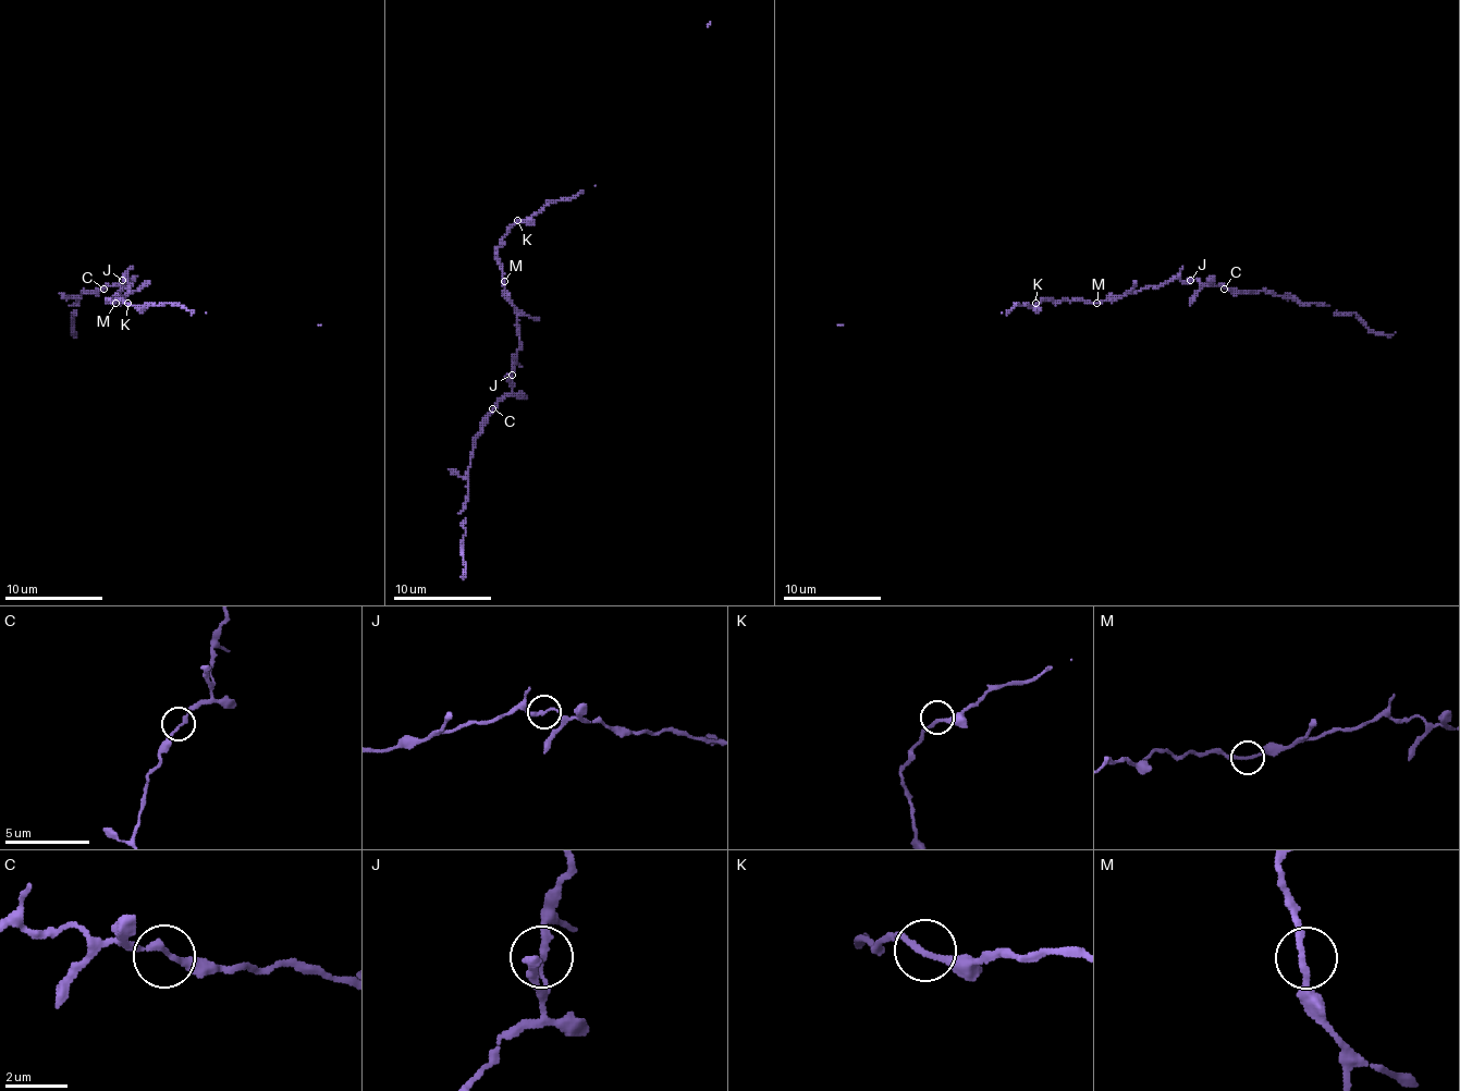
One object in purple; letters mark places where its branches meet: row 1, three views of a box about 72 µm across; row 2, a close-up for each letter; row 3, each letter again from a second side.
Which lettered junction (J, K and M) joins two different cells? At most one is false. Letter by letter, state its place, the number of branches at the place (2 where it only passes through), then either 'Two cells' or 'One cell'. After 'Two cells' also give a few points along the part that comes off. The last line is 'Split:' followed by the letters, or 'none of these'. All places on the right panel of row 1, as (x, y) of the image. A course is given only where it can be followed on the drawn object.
J: Place: (1190, 280). Branches: 2. One cell
K: Place: (1035, 303). Branches: 2. One cell
M: Place: (1096, 303). Branches: 2. One cell
Split: none of these

